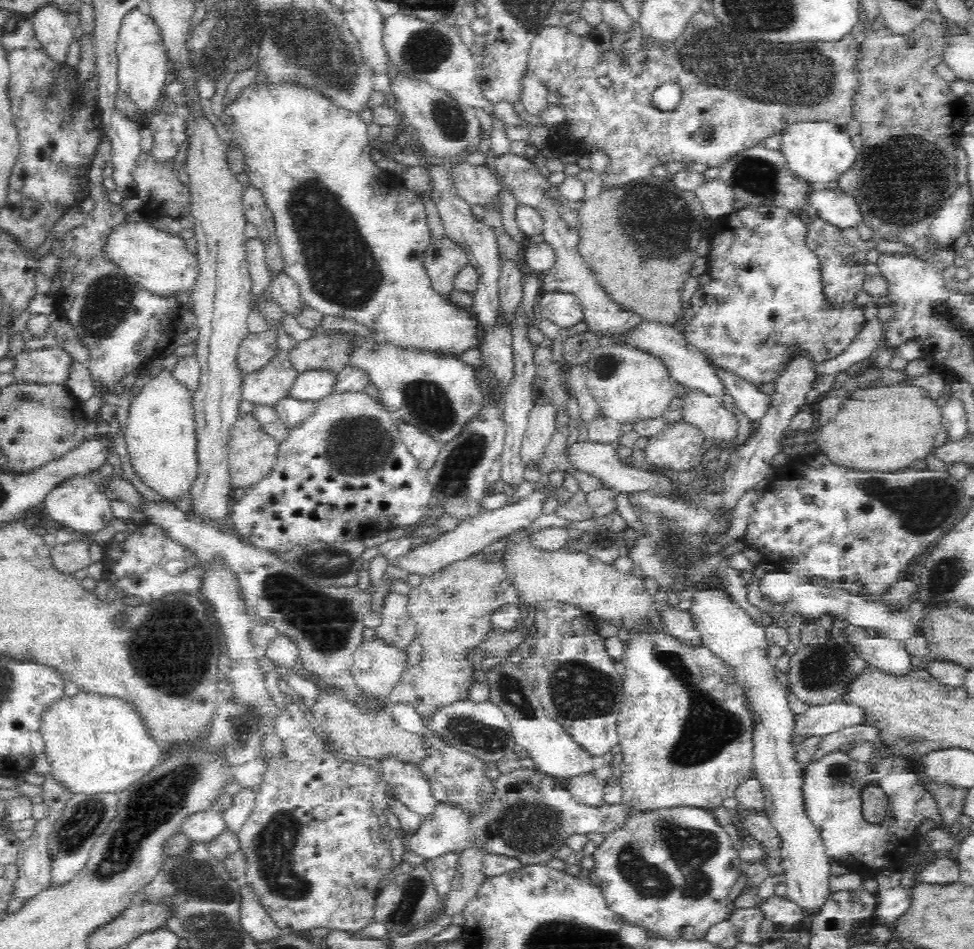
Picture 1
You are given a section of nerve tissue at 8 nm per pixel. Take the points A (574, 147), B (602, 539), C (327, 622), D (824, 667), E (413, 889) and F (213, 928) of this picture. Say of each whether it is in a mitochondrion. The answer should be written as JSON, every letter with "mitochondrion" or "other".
{"A":"other","B":"other","C":"mitochondrion","D":"mitochondrion","E":"mitochondrion","F":"mitochondrion"}

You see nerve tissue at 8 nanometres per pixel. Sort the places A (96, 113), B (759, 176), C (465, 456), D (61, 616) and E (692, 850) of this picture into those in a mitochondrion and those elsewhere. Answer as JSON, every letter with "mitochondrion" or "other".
{"A":"other","B":"mitochondrion","C":"mitochondrion","D":"other","E":"mitochondrion"}

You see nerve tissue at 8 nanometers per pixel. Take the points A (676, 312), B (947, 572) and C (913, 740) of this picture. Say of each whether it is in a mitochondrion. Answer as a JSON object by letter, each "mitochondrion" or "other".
{"A":"other","B":"mitochondrion","C":"mitochondrion"}

